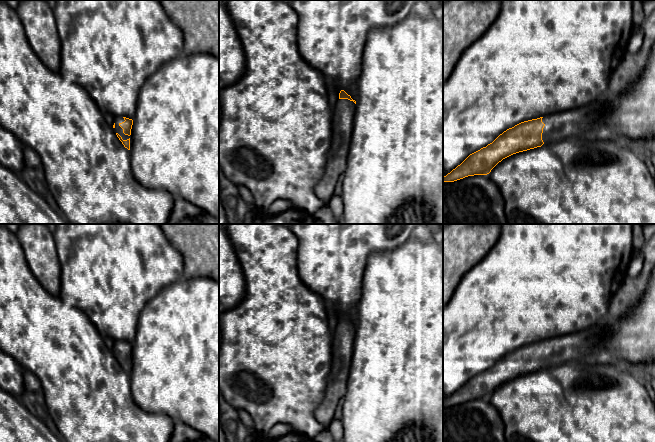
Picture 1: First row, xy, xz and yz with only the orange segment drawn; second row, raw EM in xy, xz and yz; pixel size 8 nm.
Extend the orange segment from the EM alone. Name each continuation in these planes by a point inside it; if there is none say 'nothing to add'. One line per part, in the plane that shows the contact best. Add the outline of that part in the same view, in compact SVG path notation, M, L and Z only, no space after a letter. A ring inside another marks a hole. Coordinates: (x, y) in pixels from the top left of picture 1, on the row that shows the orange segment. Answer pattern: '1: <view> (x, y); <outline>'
1: xy (118, 119); M116 116L116 117L115 117L115 122L114 122L114 123L115 123L115 128L114 128L114 130L115 130L116 133L118 133L118 134L122 137L123 140L127 140L127 139L130 138L130 136L125 135L125 134L123 133L123 129L119 126L119 124L122 123L122 122L124 122L124 121L125 121L125 120L124 120L123 117Z

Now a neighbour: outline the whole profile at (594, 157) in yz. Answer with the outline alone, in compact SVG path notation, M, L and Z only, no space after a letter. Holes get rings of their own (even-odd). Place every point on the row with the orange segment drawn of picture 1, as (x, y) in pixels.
M592 153L590 155L584 156L583 160L590 163L604 163L607 161L607 157L600 153Z

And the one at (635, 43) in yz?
M638 32L632 35L628 41L626 53L635 54L640 51L643 45L644 35L643 32Z

